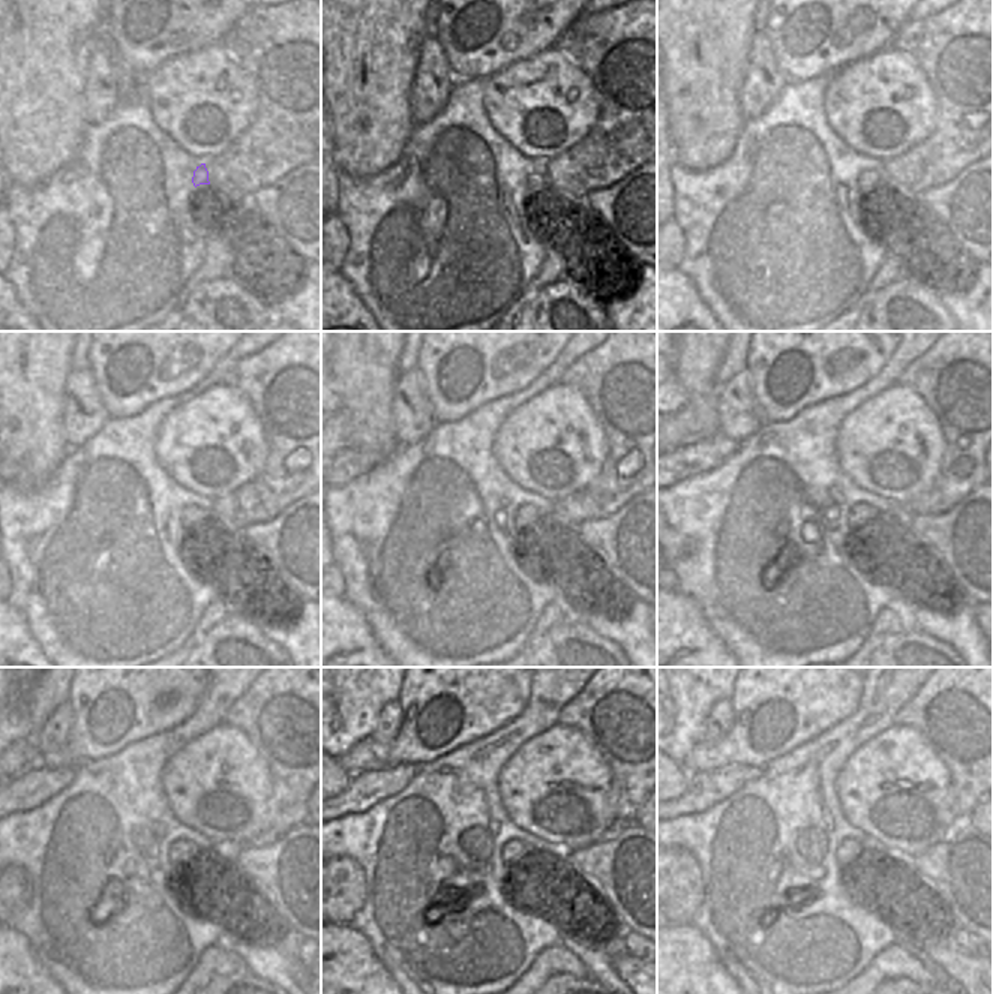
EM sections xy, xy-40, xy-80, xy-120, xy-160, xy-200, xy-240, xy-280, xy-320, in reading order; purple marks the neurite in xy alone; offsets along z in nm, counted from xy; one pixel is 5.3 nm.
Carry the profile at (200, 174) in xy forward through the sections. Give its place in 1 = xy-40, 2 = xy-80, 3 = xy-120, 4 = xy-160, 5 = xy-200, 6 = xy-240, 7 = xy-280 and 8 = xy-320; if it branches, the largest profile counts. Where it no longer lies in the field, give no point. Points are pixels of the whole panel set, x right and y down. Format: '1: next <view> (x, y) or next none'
1: next xy-40 (534, 179)
2: next xy-80 (866, 180)
3: next xy-120 (189, 514)
4: next xy-160 (525, 514)
5: next xy-200 (860, 513)
6: next xy-240 (179, 850)
7: next xy-280 (512, 850)
8: next xy-320 (848, 850)

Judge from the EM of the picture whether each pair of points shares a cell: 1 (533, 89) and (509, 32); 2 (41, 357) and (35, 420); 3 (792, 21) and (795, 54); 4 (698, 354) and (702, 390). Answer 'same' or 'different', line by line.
1: different
2: same
3: same
4: same

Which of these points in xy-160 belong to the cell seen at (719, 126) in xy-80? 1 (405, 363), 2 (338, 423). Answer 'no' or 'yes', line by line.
1: no
2: no

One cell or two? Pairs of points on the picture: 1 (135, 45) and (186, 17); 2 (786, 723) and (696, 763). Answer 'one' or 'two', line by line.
1: one
2: one

